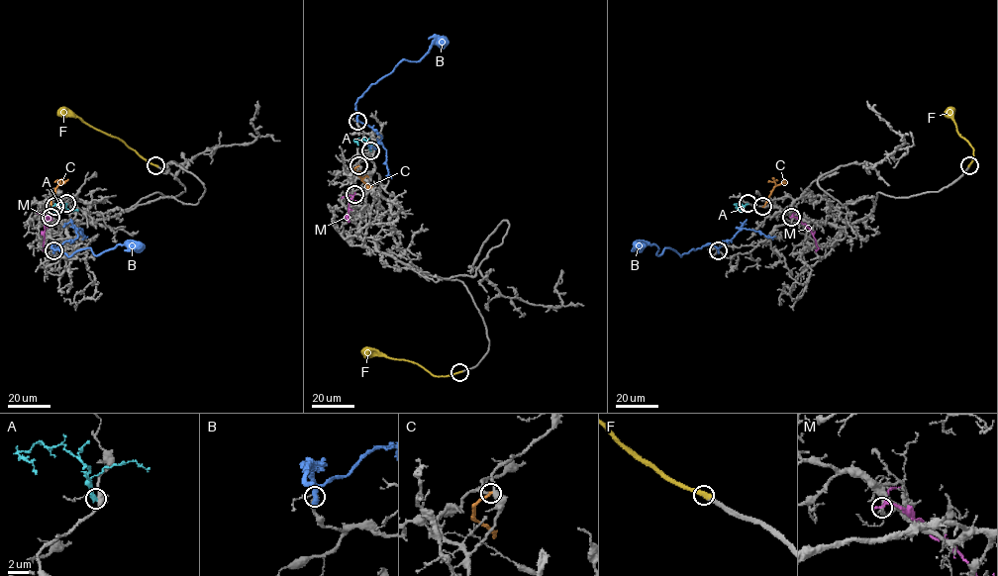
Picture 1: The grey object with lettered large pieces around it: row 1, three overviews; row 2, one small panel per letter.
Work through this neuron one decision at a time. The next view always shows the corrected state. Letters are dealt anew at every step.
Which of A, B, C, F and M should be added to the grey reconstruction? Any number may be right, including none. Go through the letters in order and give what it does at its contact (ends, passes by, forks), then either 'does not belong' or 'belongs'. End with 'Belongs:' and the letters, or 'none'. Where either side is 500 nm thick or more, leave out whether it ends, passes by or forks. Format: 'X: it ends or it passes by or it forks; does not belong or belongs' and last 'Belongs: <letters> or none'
A: it ends; does not belong
B: it passes by; does not belong
C: it ends; does not belong
F: it ends; does not belong
M: it passes by; does not belong
Belongs: none

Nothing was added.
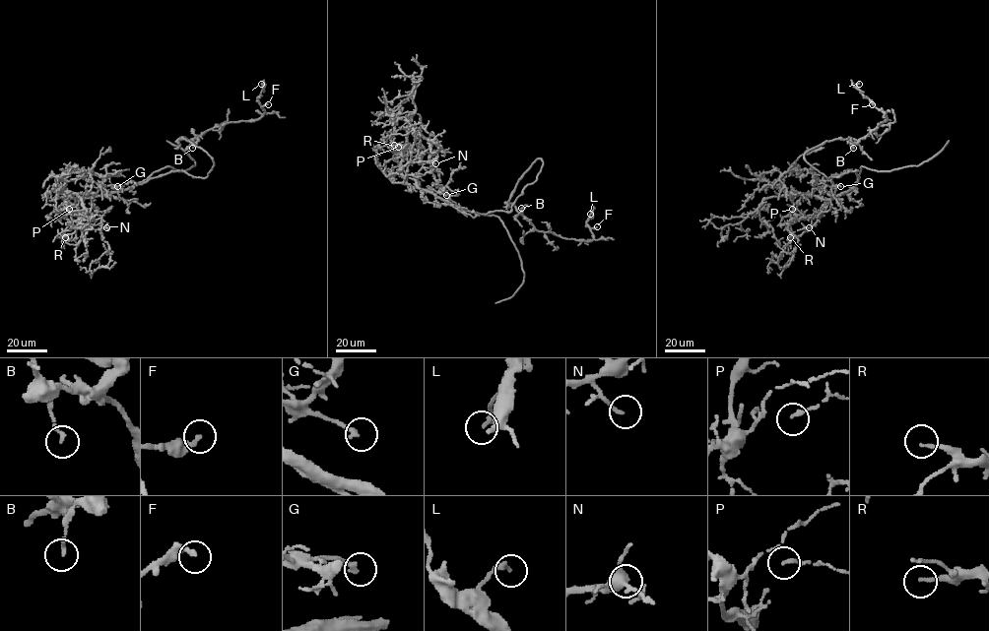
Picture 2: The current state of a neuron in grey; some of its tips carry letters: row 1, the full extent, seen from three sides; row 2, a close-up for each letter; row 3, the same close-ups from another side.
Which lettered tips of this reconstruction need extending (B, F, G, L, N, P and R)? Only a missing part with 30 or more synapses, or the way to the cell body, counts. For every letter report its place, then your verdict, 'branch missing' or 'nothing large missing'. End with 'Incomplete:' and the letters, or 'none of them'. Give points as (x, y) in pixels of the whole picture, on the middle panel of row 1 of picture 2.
B: at (521, 208); nothing large missing
F: at (597, 226); nothing large missing
G: at (446, 195); branch missing
L: at (590, 214); nothing large missing
N: at (435, 163); nothing large missing
P: at (398, 147); nothing large missing
R: at (394, 145); nothing large missing
Incomplete: G

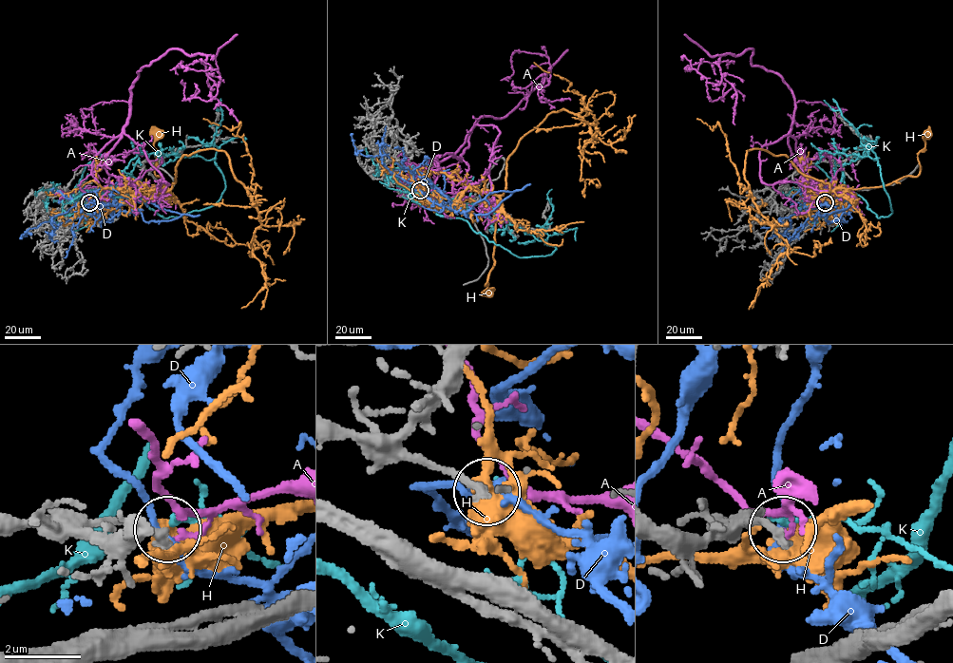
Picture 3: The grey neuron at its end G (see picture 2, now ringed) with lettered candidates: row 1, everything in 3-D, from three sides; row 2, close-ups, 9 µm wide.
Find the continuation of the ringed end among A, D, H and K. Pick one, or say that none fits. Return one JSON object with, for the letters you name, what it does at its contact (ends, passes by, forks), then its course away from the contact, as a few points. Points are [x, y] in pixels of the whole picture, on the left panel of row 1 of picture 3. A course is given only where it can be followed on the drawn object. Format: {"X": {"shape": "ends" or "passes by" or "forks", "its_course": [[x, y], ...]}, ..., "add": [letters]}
{"add": []}

